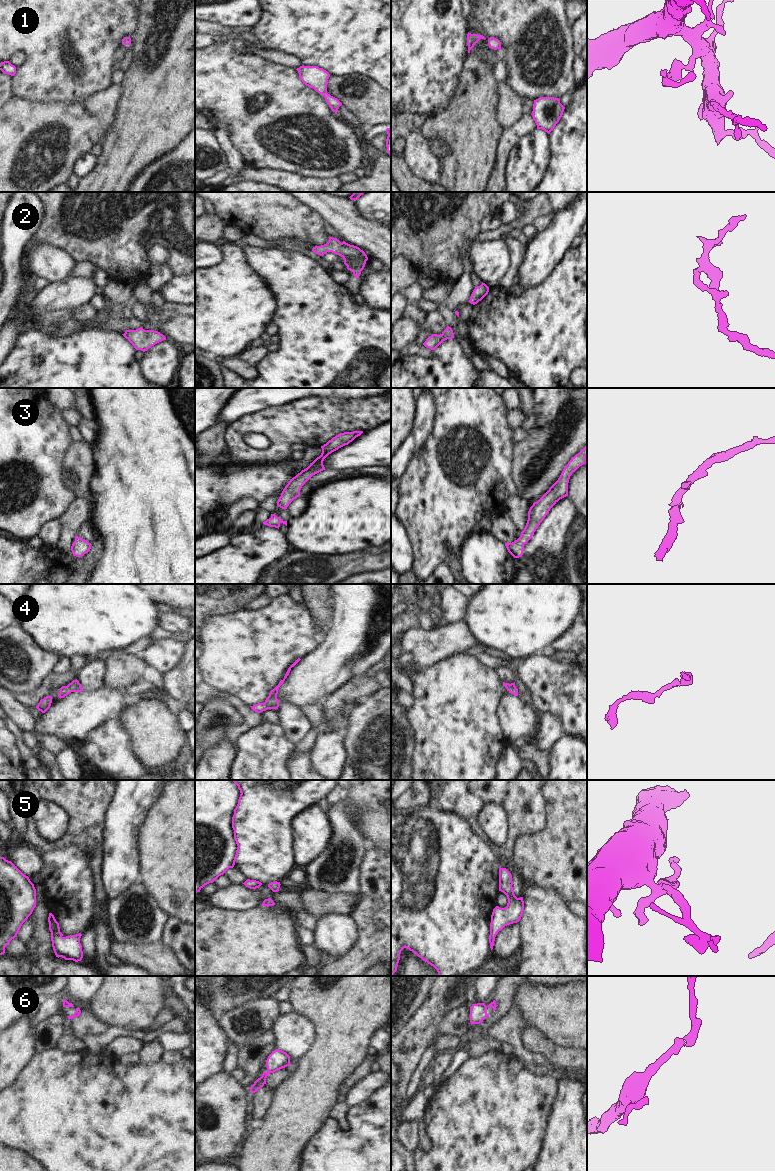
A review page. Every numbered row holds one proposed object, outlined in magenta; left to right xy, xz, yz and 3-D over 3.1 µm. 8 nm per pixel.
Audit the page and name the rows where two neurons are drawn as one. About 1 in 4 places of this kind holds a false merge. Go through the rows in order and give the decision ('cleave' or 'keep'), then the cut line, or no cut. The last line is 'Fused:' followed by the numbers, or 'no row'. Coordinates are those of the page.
1: keep | no cut
2: keep | no cut
3: keep | no cut
4: keep | no cut
5: keep | no cut
6: keep | no cut
Fused: no row

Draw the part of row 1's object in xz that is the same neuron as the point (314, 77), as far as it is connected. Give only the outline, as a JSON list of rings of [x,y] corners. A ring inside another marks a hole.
[[[300,66],[296,69],[300,80],[308,87],[313,88],[319,94],[322,94],[331,108],[337,113],[342,103],[335,97],[327,93],[327,84],[330,74],[323,68],[317,66]]]

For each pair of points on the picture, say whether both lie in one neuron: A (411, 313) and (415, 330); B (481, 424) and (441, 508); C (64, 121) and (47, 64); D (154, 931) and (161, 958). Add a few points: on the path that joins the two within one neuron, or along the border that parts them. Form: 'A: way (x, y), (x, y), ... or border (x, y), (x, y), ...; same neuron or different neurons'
A: border (402, 317), (408, 317), (416, 321), (422, 331); different neurons
B: way (471, 445), (465, 464), (443, 487); same neuron
C: border (82, 100), (36, 103); different neurons
D: border (163, 940), (157, 943), (133, 943); different neurons

